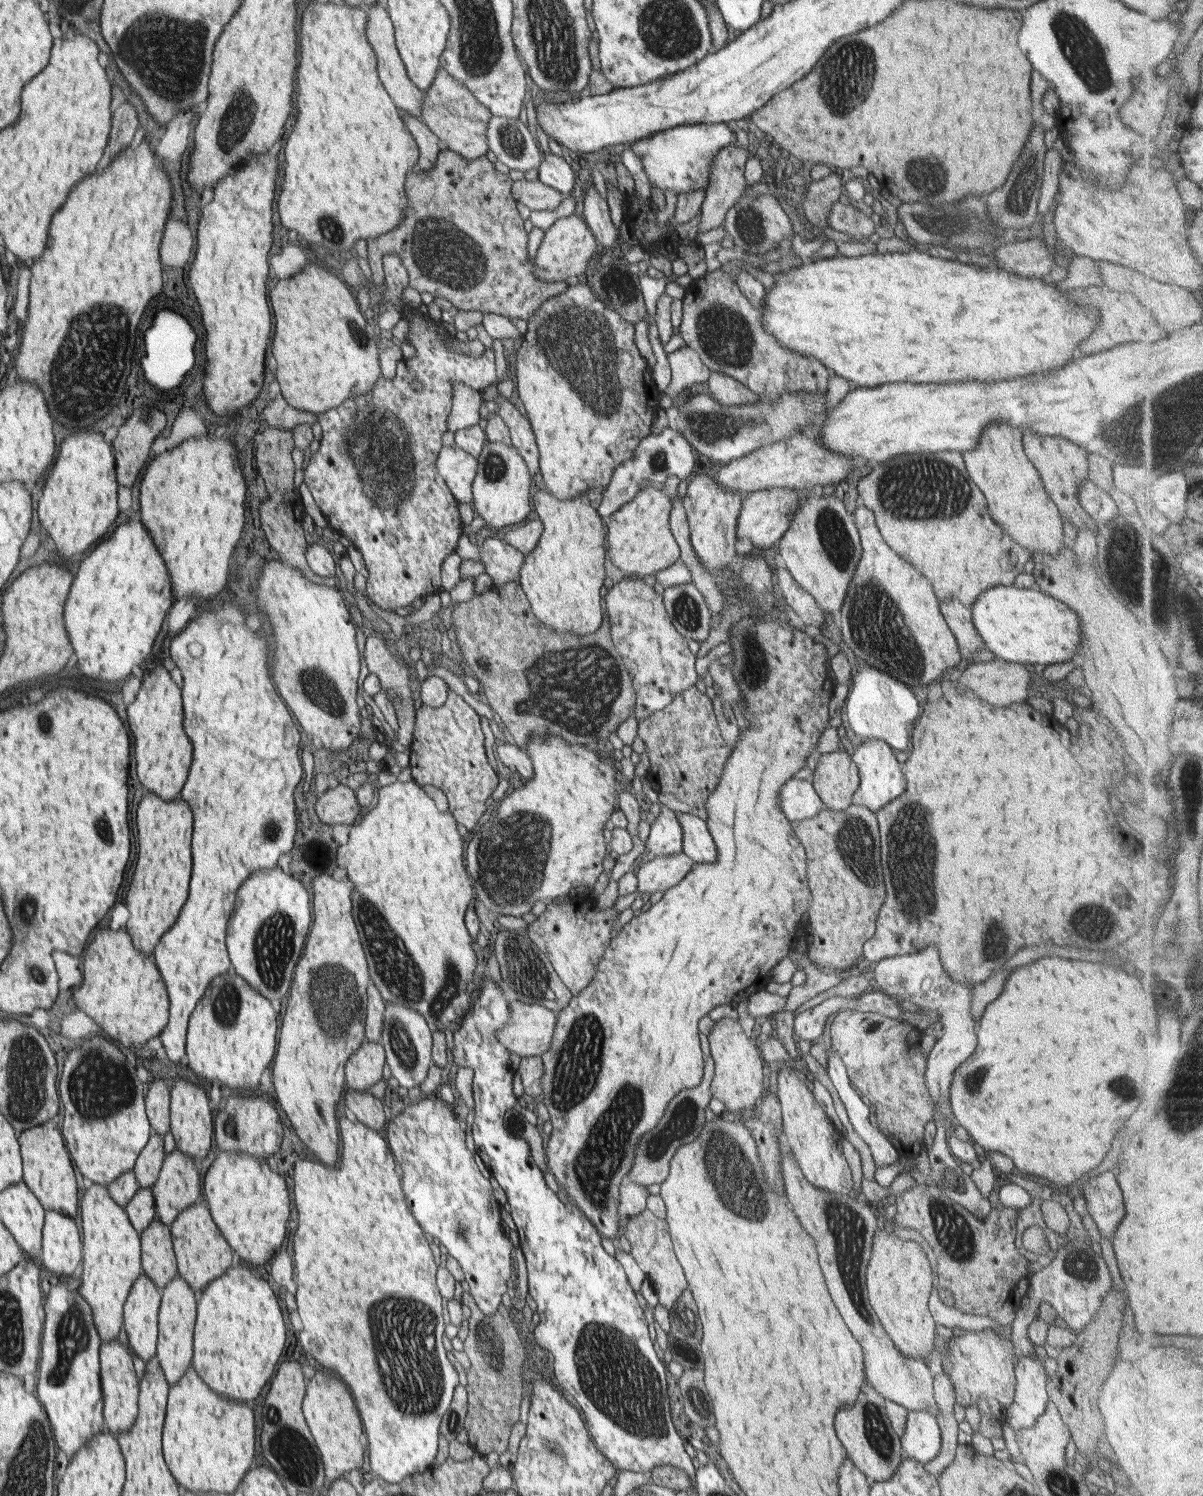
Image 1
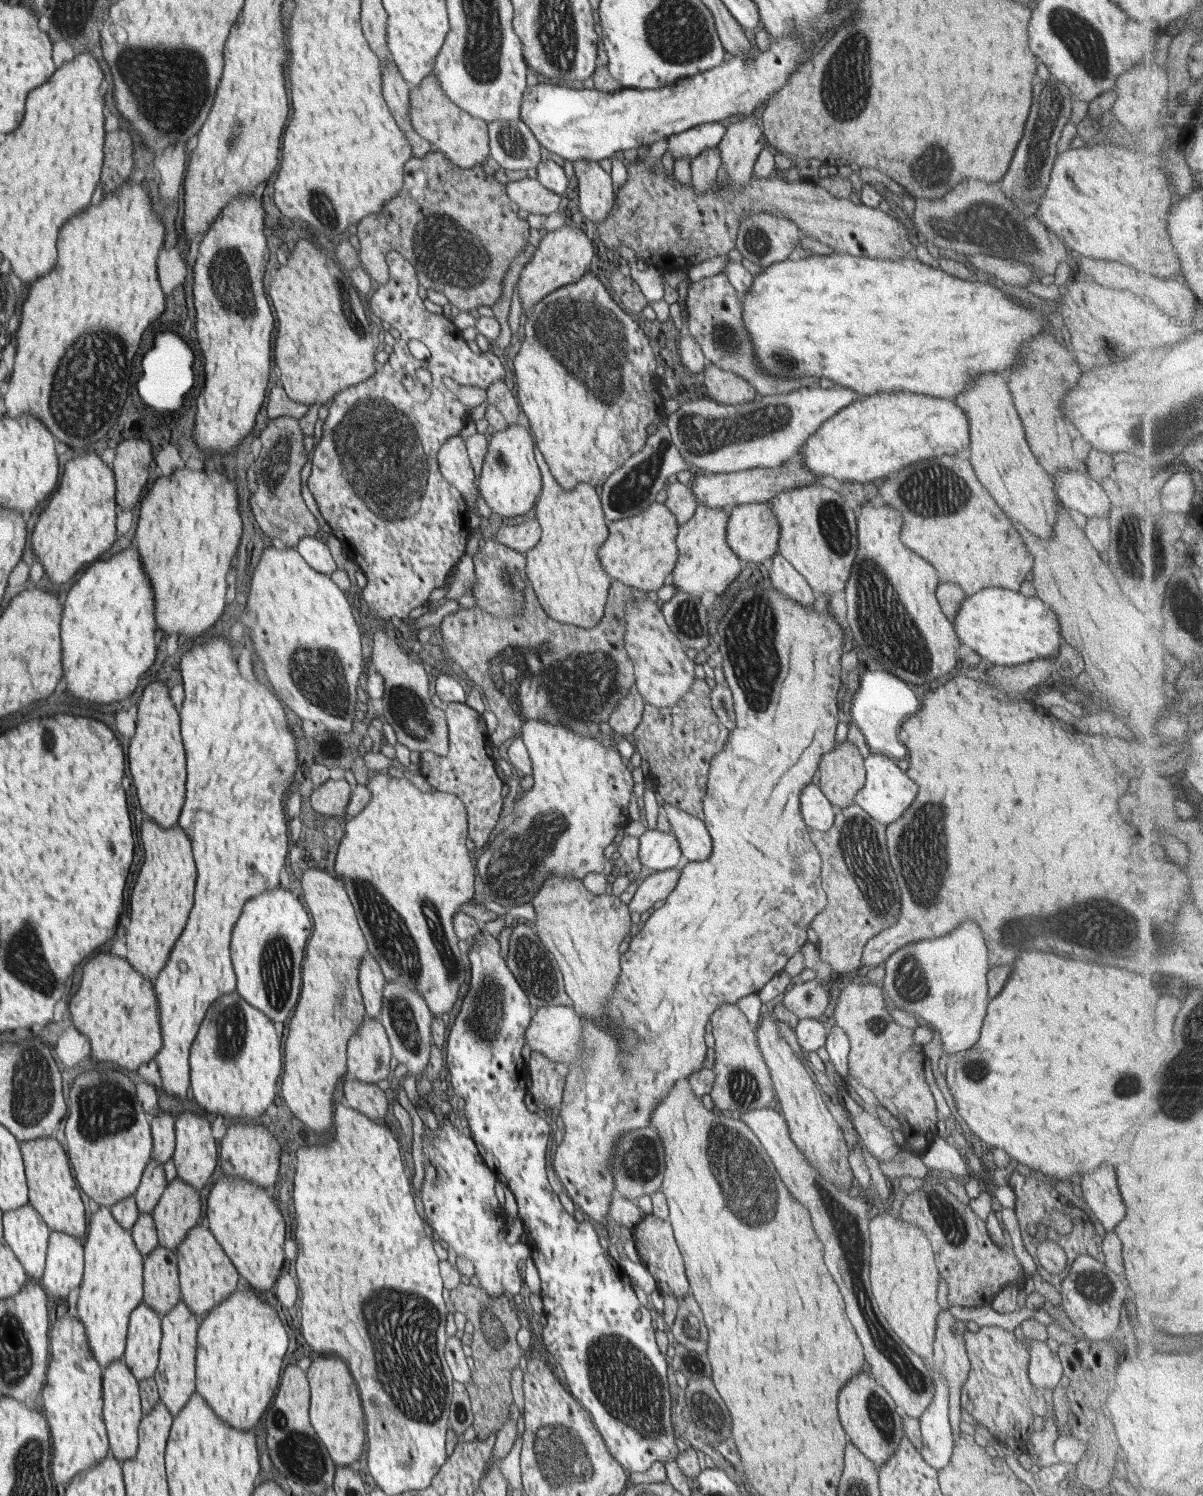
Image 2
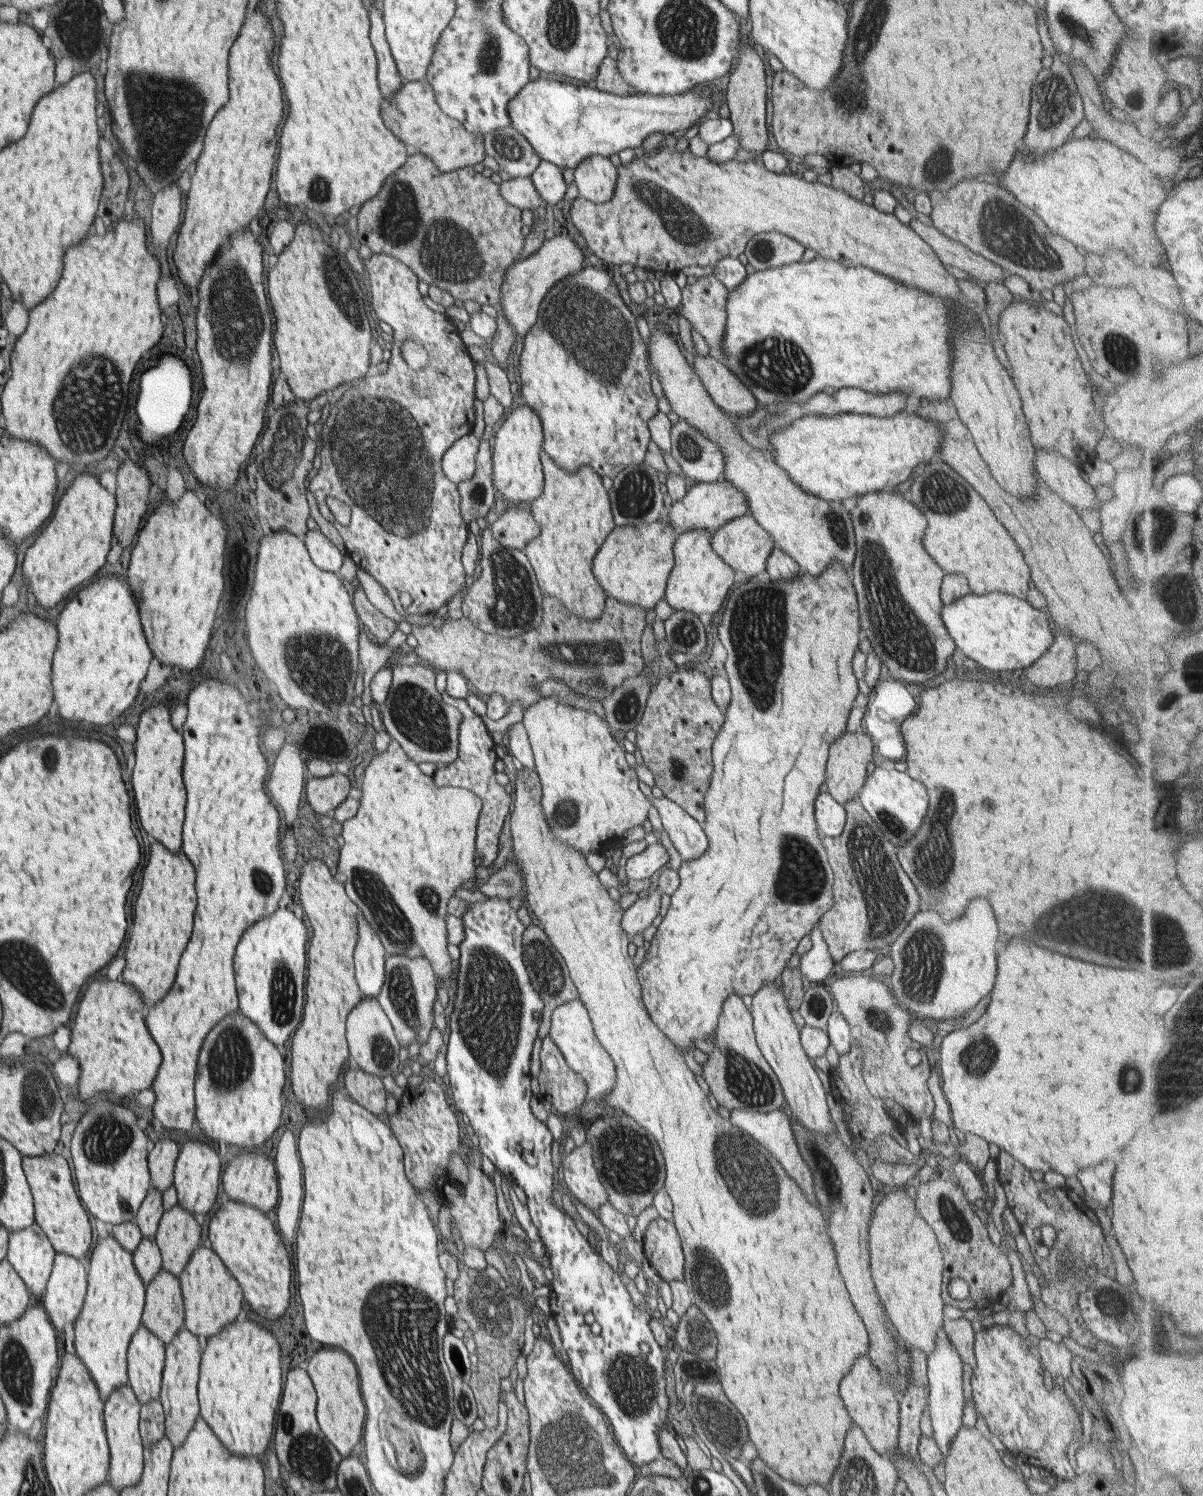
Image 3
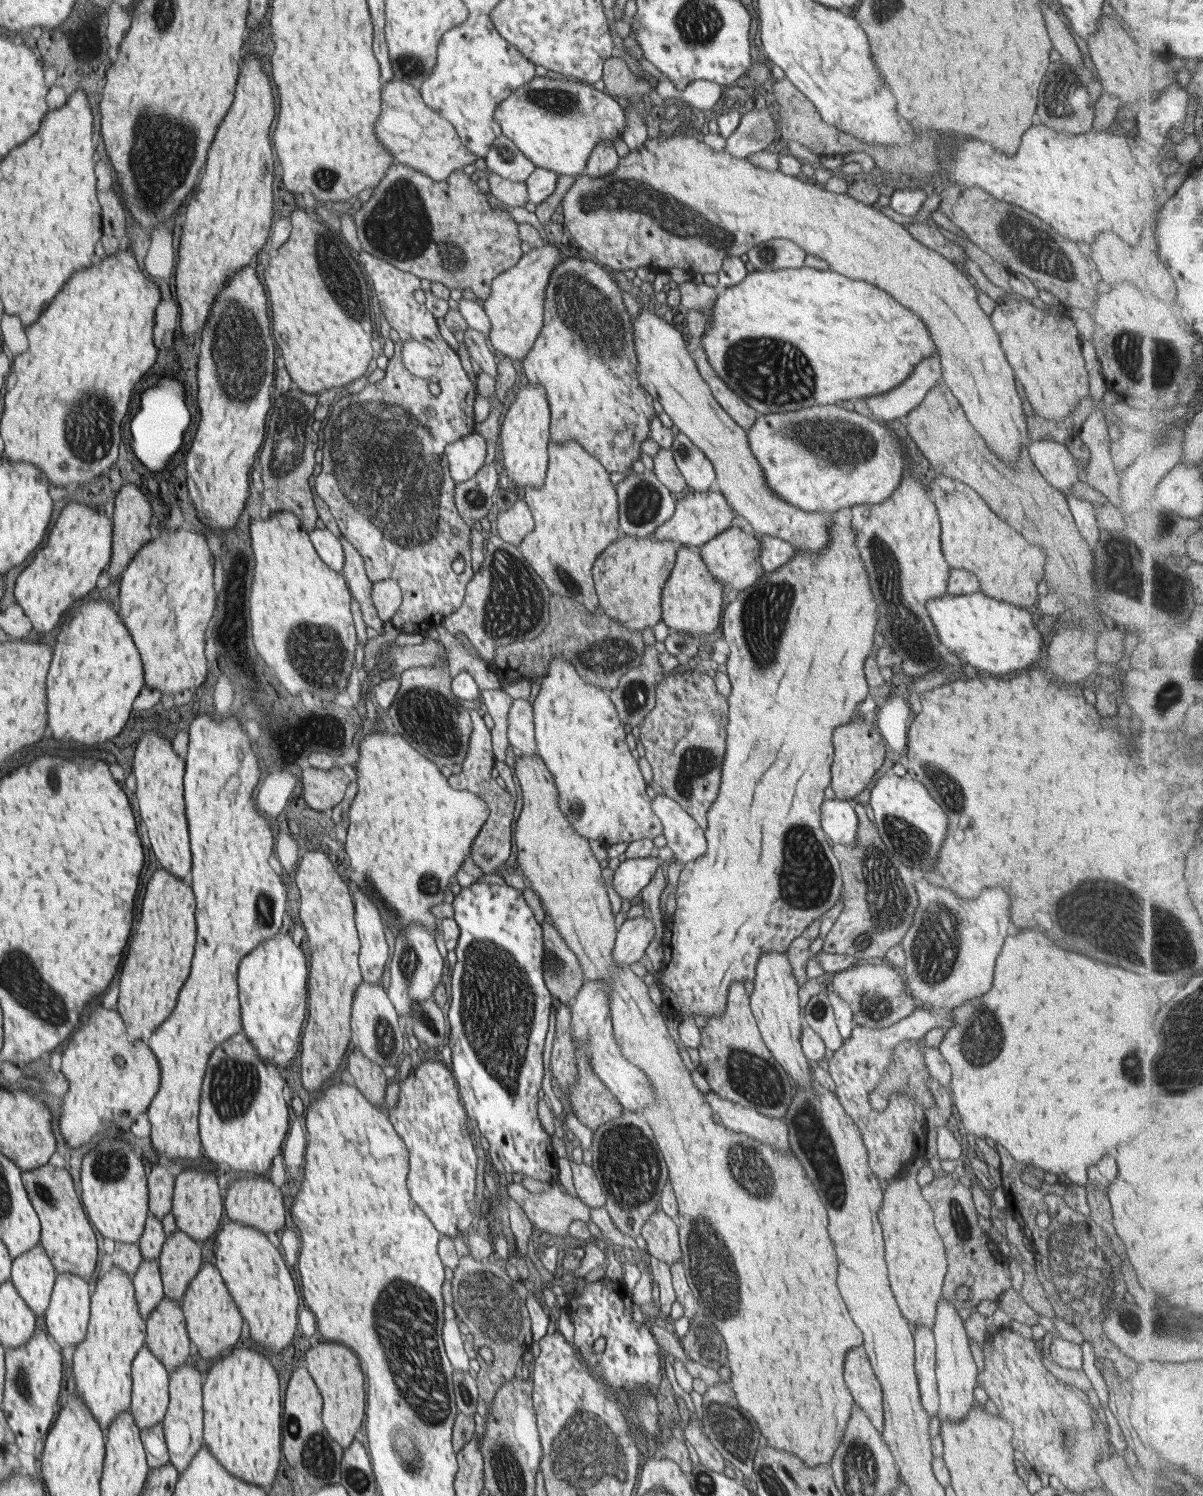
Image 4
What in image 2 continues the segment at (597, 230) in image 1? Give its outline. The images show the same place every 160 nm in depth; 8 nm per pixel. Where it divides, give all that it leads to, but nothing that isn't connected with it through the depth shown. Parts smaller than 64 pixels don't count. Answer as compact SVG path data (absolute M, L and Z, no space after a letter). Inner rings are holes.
M581 159L573 165L578 179L580 212L594 225L604 222L615 203L611 172L606 172L598 161Z

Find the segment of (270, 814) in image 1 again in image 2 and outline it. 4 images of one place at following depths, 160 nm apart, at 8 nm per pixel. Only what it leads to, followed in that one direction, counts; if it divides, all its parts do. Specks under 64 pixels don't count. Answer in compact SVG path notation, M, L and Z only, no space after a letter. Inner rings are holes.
M212 637L208 639L200 638L188 643L188 646L184 648L184 655L179 660L183 678L183 687L185 690L184 703L180 707L179 719L181 726L181 737L183 738L183 745L185 746L185 755L187 758L187 779L185 784L185 803L181 816L179 817L179 825L182 827L184 834L191 839L191 848L194 852L195 866L198 868L197 884L195 885L195 904L191 910L191 916L187 921L187 926L183 930L183 934L177 944L173 946L171 956L167 966L156 978L153 983L155 989L155 995L158 998L159 1003L159 1021L162 1026L163 1033L163 1047L156 1055L156 1062L158 1063L158 1069L160 1077L162 1077L163 1089L174 1099L186 1098L186 1092L190 1088L191 1080L191 1066L188 1066L188 1056L191 1056L190 1046L194 1042L194 1038L198 1034L201 1024L203 1024L204 1017L208 1008L217 1002L223 994L234 992L236 988L236 976L234 976L234 970L232 970L232 963L230 962L230 936L233 936L232 928L235 928L245 904L251 898L259 896L267 890L274 890L278 884L280 884L280 872L284 868L284 860L290 853L290 842L288 842L288 834L286 834L286 814L284 814L284 805L286 790L290 792L290 786L294 786L294 772L296 772L296 744L294 744L293 732L290 732L288 728L288 720L286 720L286 714L284 714L284 708L280 704L280 700L272 694L270 688L266 688L264 684L260 684L258 679L254 681L246 681L240 671L238 671L237 665L237 654L233 647L233 643L230 639L224 639L220 637Z

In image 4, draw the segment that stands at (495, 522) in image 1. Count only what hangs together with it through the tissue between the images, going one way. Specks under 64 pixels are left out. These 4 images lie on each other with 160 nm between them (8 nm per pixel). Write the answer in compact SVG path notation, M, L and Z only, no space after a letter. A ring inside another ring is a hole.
M528 383L517 390L514 402L510 404L499 438L502 441L504 466L514 490L518 488L542 486L549 463L548 445L550 441L551 410L547 392L538 383Z

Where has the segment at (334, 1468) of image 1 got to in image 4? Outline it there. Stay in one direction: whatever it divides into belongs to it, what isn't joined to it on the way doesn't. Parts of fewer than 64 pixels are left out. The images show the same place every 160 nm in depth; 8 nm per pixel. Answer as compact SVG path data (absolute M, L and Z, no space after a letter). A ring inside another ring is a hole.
M320 1343L306 1352L306 1364L311 1377L323 1396L322 1420L328 1434L343 1448L354 1442L356 1432L361 1430L366 1408L366 1376L361 1369L357 1354L347 1346Z

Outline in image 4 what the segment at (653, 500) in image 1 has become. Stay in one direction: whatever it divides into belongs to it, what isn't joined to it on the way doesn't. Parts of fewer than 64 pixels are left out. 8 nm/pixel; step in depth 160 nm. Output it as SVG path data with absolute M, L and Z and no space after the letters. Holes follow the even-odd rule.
M620 535L592 567L592 578L600 609L630 632L644 631L661 620L662 590L674 569L679 545L671 540L657 540L653 535Z

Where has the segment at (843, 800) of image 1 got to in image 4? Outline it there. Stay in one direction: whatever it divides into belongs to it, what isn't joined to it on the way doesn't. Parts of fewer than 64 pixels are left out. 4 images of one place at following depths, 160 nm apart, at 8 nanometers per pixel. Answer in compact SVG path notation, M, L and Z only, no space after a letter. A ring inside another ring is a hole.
M856 714L848 724L837 726L834 729L831 786L836 799L851 801L866 788L867 784L874 778L876 771L881 768L887 746L886 740L874 720L867 717Z

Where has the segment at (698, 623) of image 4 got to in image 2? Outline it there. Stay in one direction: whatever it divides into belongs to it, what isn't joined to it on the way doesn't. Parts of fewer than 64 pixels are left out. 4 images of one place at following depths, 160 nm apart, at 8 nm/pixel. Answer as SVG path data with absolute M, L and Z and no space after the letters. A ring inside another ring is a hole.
M698 500L695 514L679 526L676 537L678 562L669 577L669 582L681 592L702 598L713 592L720 598L744 569L743 563L726 542L726 527L729 515L721 508L710 508Z

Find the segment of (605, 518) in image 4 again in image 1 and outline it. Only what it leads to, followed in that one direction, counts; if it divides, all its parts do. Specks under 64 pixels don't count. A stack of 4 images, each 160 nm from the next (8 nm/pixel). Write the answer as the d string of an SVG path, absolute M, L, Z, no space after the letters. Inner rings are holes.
M540 490L533 498L534 510L543 522L543 531L534 550L525 555L520 570L519 586L522 588L534 613L544 626L554 630L568 630L573 634L596 633L601 628L602 588L609 585L604 569L604 528L599 512L590 505L587 492L573 499L559 499L548 490Z

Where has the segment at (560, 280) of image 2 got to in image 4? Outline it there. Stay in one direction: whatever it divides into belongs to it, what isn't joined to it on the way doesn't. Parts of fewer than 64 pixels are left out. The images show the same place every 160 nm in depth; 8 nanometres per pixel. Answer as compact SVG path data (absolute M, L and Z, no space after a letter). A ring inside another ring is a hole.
M548 243L524 253L516 266L504 270L491 282L483 309L491 322L488 343L497 355L524 361L543 327L545 290L552 270L562 259L558 247Z

